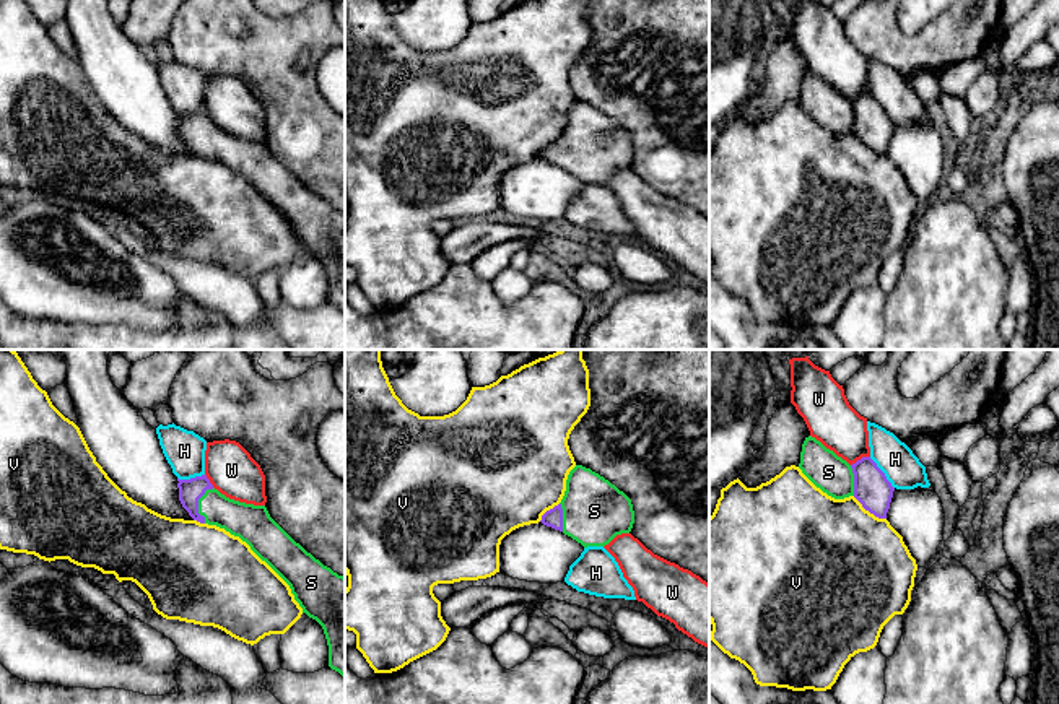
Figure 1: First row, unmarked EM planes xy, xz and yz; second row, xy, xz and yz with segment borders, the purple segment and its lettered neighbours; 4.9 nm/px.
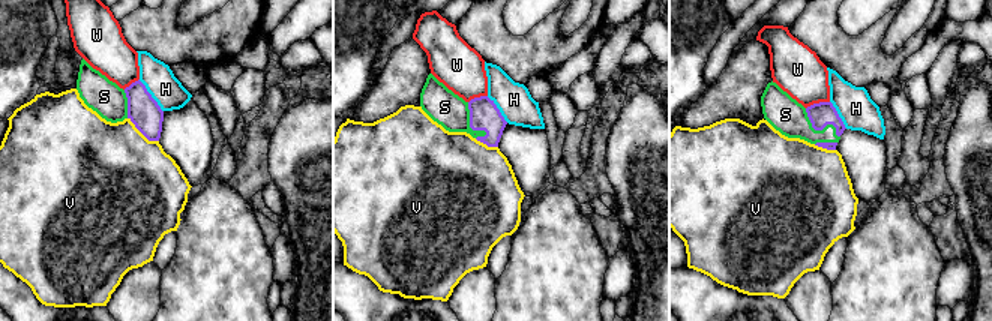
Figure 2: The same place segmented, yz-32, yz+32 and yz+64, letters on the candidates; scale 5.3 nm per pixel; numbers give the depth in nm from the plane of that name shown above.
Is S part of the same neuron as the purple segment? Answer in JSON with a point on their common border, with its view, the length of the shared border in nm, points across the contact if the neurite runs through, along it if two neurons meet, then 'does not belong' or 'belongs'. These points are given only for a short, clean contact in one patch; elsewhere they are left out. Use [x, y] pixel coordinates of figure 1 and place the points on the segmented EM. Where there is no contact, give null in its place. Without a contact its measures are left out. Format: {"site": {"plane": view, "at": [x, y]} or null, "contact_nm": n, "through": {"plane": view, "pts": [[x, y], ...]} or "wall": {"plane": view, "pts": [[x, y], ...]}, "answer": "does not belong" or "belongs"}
{"site": {"plane": "xy", "at": [197, 503]}, "contact_nm": 180, "answer": "belongs"}

